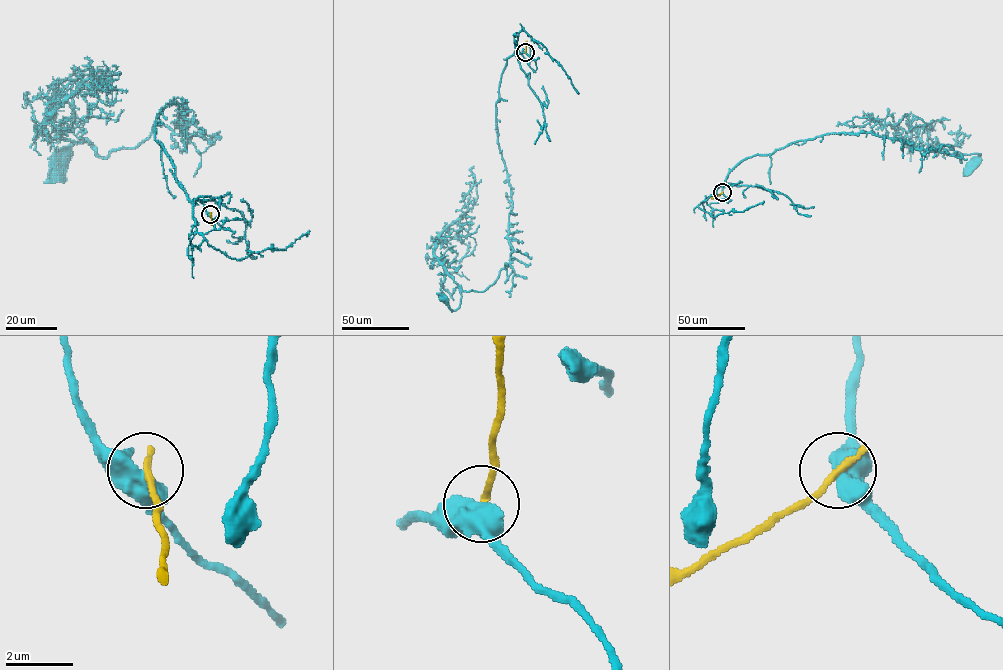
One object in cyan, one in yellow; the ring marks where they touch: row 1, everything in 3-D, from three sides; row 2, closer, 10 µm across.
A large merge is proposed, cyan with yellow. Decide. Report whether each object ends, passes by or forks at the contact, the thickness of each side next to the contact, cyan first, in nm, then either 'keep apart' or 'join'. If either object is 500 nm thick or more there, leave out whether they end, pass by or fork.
550 nm thick on the cyan side, 240 nm on the other; keep apart

